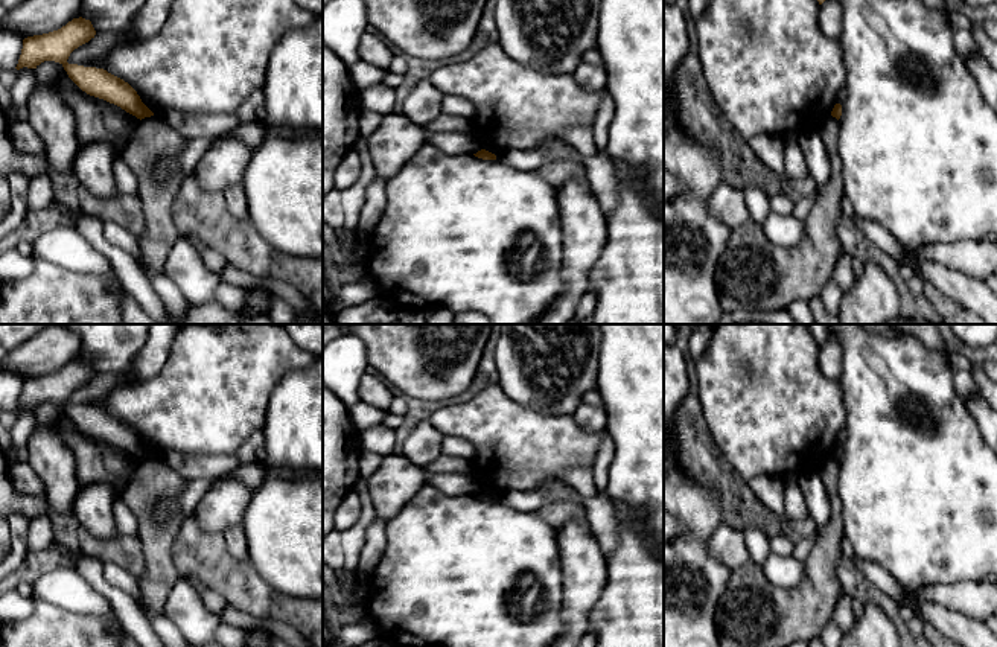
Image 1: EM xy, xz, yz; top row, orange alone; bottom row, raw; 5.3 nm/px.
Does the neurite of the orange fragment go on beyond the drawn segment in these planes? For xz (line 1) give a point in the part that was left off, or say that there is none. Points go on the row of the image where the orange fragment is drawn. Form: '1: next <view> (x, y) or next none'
1: next none

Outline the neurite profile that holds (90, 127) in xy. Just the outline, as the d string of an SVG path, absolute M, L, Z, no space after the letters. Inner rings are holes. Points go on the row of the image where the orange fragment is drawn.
M59 82L58 88L75 114L79 145L105 142L113 148L114 155L122 155L126 143L120 143L117 135L105 126L100 99L90 94L73 93Z

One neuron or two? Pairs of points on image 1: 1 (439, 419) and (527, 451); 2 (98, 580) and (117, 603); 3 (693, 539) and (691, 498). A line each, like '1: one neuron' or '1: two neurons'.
1: one neuron
2: one neuron
3: one neuron

